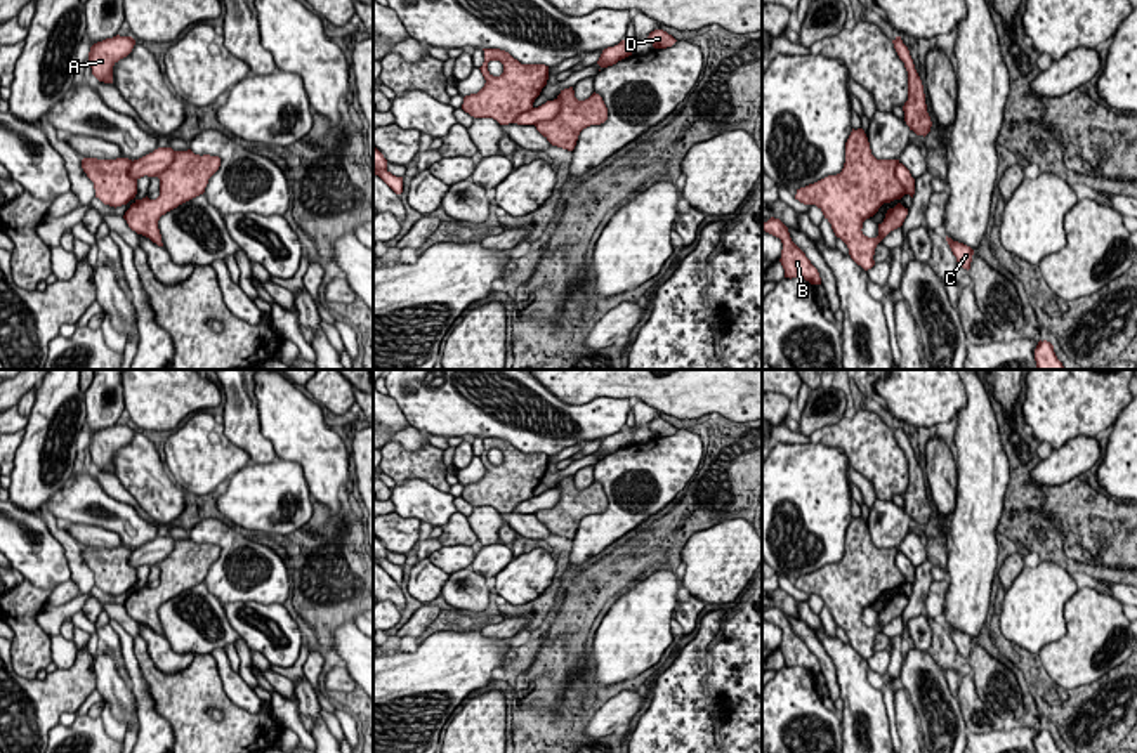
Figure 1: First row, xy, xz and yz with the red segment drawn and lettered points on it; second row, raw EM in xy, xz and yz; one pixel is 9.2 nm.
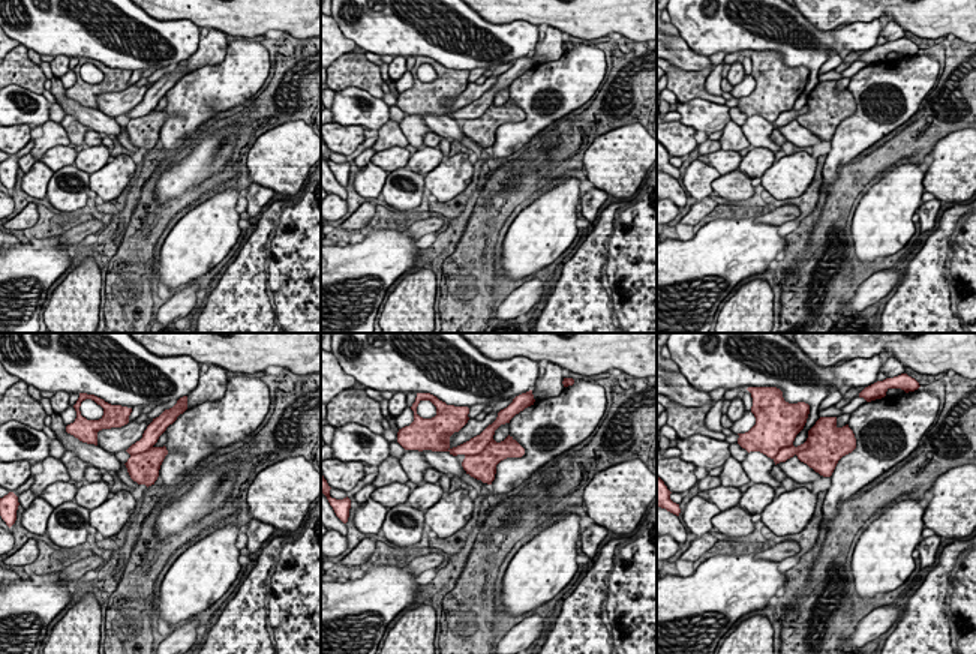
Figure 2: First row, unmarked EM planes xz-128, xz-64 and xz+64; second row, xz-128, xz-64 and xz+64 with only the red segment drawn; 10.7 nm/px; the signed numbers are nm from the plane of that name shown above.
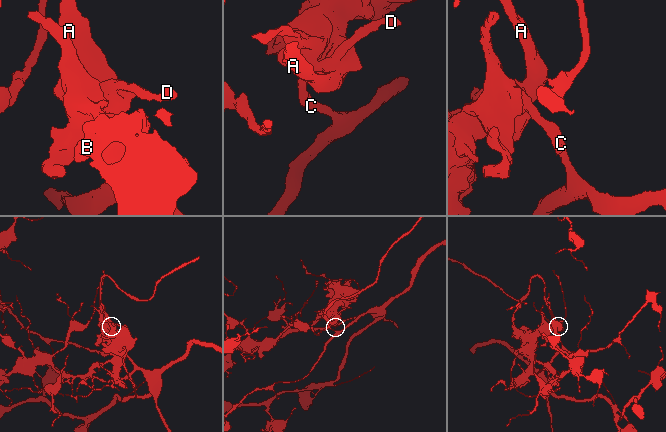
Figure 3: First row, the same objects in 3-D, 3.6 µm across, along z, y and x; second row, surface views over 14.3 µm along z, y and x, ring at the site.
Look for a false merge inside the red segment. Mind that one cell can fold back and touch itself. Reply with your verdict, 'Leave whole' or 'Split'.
Split

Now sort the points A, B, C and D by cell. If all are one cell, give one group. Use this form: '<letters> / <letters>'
A B / C D

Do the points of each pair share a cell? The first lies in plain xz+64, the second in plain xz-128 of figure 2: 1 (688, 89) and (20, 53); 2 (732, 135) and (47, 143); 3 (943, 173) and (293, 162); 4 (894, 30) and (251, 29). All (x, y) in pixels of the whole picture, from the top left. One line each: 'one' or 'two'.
1: one
2: one
3: one
4: two

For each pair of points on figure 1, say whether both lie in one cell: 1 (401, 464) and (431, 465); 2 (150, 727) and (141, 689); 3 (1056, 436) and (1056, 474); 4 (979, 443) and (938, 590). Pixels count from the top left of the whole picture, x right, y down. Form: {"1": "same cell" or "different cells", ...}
{"1": "same cell", "2": "same cell", "3": "different cells", "4": "different cells"}

